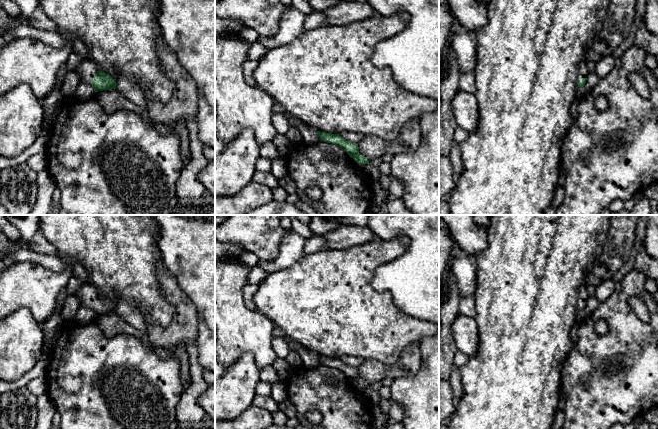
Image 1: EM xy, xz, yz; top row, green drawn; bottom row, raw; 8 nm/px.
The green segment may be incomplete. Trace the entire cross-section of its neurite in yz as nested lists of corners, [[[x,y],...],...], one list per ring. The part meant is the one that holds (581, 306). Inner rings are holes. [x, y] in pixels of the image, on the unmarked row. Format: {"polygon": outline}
{"polygon": [[[581,285],[578,291],[578,311],[583,311],[587,304],[587,299],[589,298],[586,285]]]}

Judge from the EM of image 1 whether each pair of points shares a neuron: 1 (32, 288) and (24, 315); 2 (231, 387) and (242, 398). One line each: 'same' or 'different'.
1: different
2: same

